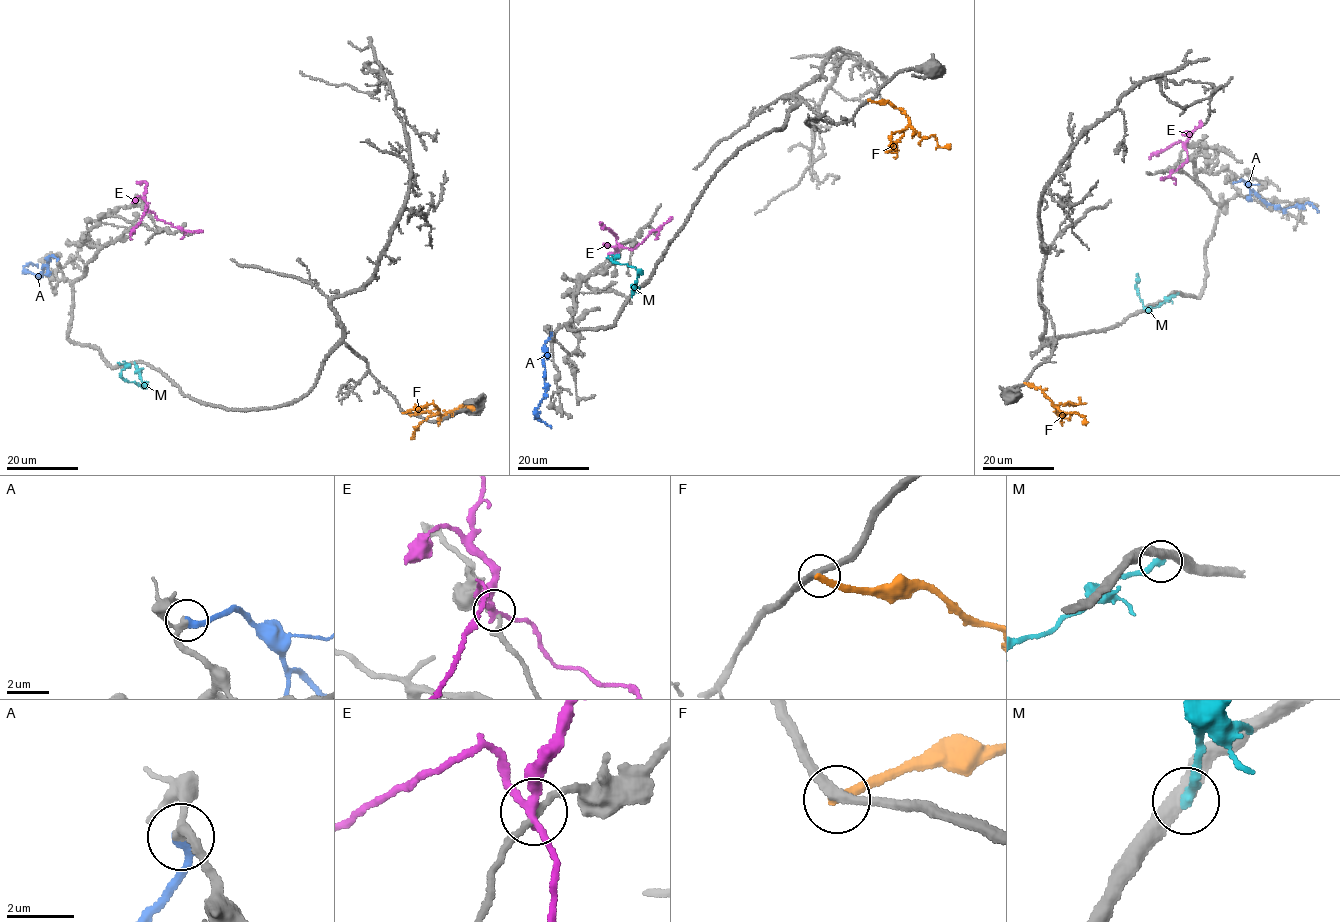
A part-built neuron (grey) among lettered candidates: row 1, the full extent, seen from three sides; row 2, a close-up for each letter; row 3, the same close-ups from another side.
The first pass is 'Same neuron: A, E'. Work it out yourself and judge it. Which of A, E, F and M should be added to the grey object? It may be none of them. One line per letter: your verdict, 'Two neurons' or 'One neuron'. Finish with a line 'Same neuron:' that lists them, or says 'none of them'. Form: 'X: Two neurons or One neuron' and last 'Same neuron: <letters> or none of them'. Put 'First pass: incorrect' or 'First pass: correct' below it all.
A: One neuron
E: Two neurons
F: Two neurons
M: Two neurons
Same neuron: A
First pass: incorrect

